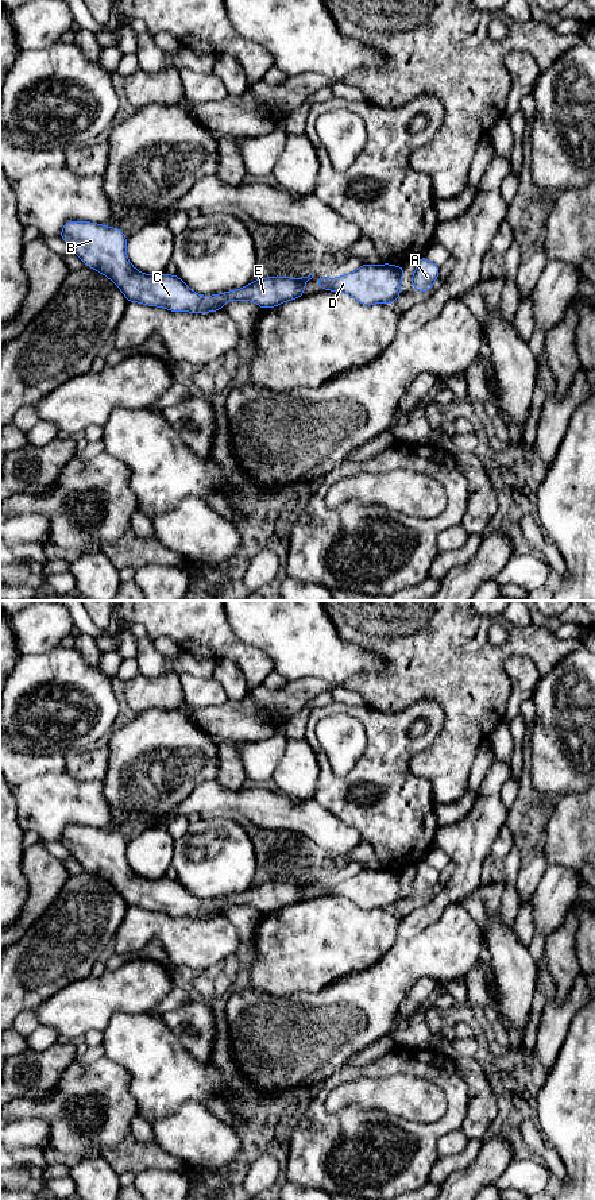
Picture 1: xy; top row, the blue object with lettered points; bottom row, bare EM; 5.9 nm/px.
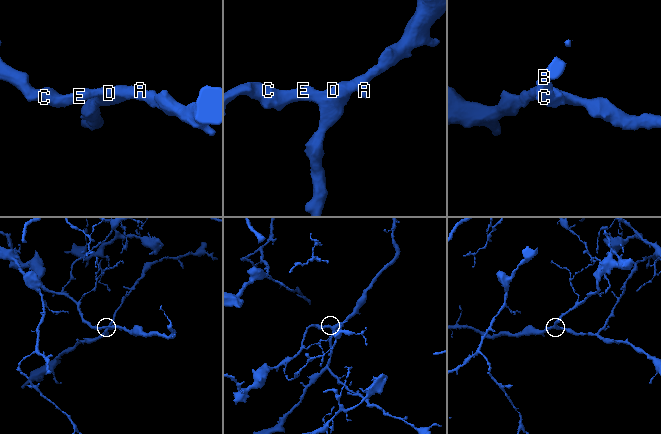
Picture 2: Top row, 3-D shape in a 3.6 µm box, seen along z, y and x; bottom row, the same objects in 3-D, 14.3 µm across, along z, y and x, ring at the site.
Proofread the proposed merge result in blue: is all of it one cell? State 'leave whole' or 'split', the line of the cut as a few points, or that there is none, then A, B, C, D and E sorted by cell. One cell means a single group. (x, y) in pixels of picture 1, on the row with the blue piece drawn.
leave whole | no cut | A B C D E

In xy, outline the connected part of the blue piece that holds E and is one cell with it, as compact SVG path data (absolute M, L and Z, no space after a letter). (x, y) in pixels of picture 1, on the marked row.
M66 221L59 234L86 266L108 277L128 302L171 312L209 313L223 310L227 301L252 301L263 309L300 298L313 274L302 278L268 277L213 296L201 296L178 275L143 274L127 258L127 236L119 228L90 221Z

